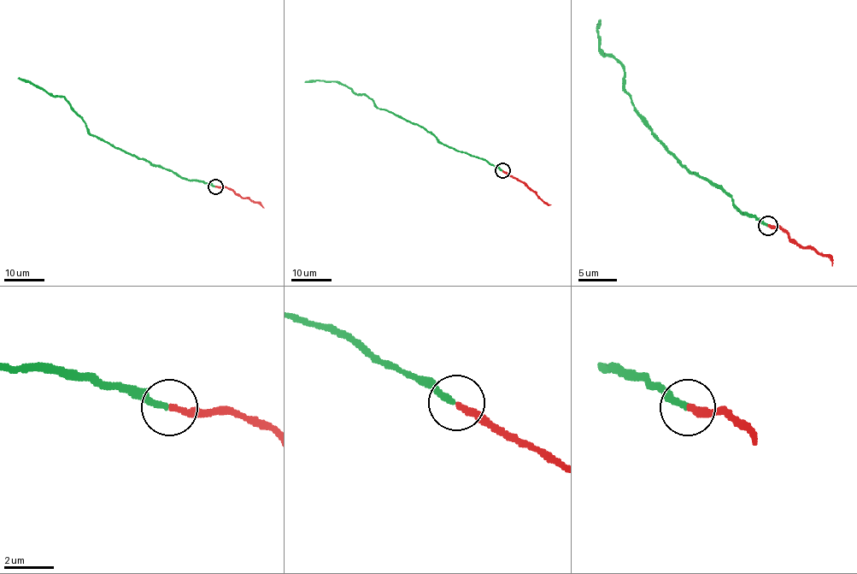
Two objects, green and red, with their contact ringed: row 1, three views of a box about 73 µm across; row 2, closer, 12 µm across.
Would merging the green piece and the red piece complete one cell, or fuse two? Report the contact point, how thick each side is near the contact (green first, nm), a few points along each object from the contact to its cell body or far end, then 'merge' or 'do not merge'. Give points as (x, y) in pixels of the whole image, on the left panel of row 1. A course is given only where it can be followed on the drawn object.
at (215, 186); 240 nm thick on the green side, 240 nm on the other; green runs (215, 186), (183, 178), (152, 166), (93, 136), (84, 120), (63, 97), (46, 92), (18, 78); red runs (215, 186), (231, 189), (264, 207); merge

